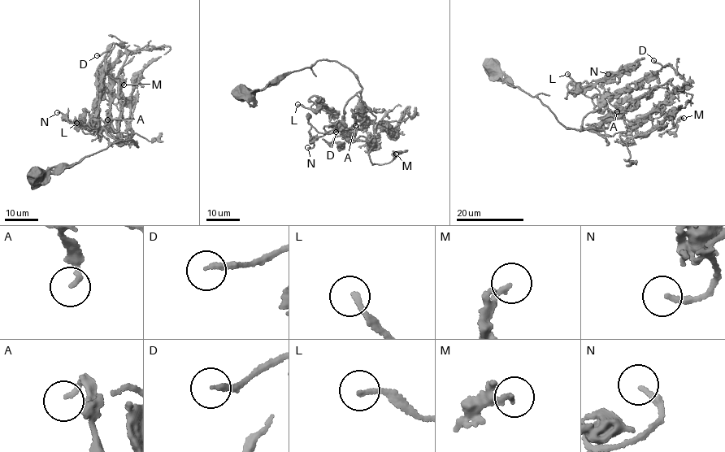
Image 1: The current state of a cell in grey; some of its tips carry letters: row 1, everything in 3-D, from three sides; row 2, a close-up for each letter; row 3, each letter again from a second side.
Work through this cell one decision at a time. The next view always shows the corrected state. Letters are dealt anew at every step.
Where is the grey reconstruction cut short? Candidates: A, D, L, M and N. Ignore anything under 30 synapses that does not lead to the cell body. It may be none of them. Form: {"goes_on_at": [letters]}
{"goes_on_at": ["D"]}

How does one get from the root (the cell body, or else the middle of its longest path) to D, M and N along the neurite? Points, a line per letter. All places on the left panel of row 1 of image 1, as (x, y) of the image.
D: (37, 174), (73, 166), (123, 140), (137, 146), (99, 131), (92, 119), (99, 68), (110, 50), (97, 55)
M: (37, 174), (73, 166), (123, 140), (137, 146), (95, 114), (100, 97), (116, 103), (123, 84)
N: (37, 174), (73, 166), (123, 140), (137, 146), (115, 139), (104, 128), (70, 122), (57, 112)

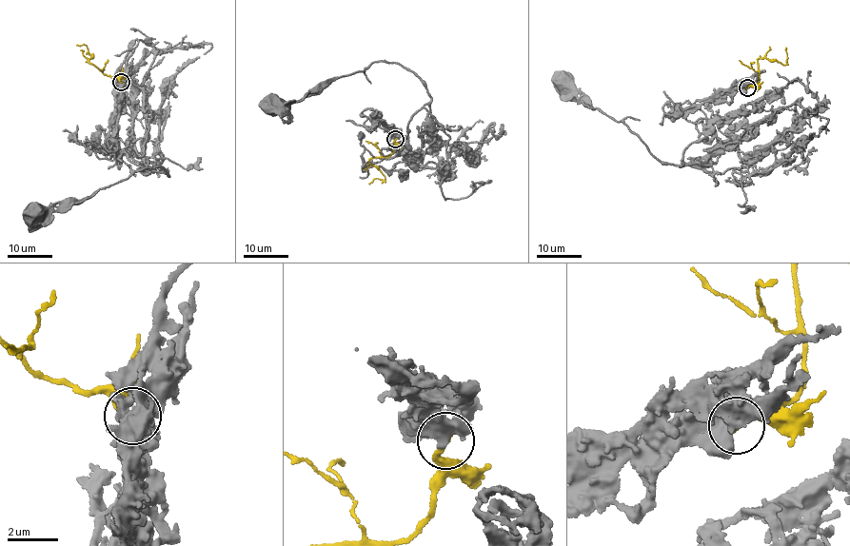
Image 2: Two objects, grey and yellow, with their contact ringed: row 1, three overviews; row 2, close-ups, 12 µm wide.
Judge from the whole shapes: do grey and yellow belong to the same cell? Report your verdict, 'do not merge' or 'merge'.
do not merge

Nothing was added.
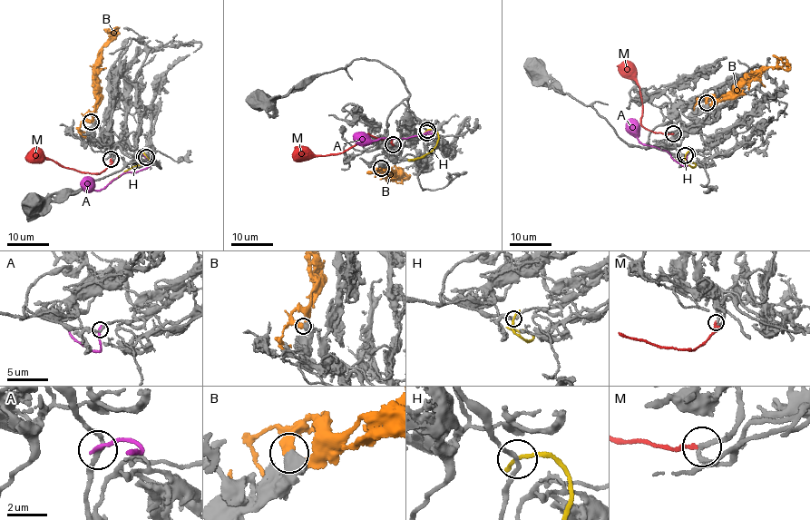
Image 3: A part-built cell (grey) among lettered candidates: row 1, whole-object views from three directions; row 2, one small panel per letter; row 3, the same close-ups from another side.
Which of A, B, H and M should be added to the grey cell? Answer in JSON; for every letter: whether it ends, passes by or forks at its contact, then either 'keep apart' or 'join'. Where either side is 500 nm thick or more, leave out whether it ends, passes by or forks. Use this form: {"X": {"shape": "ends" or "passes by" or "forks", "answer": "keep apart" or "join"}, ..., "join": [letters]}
{"A": {"shape": "ends", "answer": "keep apart"}, "B": {"answer": "join"}, "H": {"shape": "passes by", "answer": "keep apart"}, "M": {"shape": "ends", "answer": "keep apart"}, "join": ["B"]}

